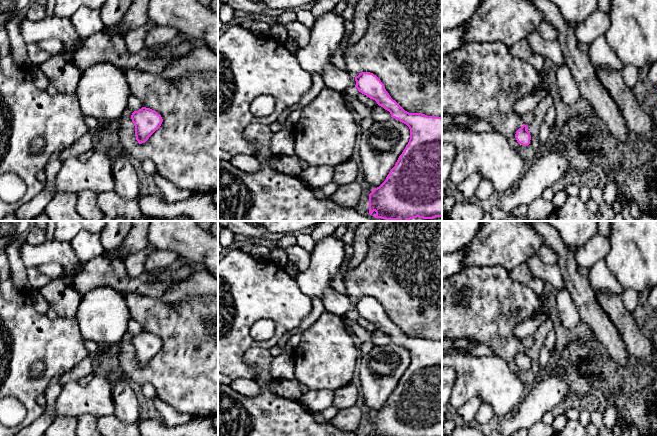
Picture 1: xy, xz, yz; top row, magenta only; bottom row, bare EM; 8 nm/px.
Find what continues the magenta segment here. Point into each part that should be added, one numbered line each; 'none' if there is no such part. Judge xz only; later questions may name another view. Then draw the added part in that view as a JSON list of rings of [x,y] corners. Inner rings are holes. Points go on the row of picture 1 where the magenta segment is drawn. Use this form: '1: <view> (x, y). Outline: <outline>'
1: xz (335, 79). Outline: [[[330,64],[323,70],[322,79],[325,87],[343,93],[348,87],[355,86],[355,78],[351,78],[347,71],[333,69]]]

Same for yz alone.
1: yz (527, 118). Outline: [[[527,112],[521,115],[521,119],[522,119],[523,124],[529,126],[534,119],[534,114],[532,112]]]

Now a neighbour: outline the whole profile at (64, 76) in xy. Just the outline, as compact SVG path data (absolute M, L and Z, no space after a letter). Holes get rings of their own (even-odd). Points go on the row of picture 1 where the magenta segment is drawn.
M54 55L49 60L42 63L42 70L56 88L58 94L73 95L76 93L79 80L83 71L75 66L72 62L67 62L63 56Z

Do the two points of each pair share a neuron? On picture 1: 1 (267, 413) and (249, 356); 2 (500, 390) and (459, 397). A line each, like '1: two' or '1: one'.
1: one
2: one

